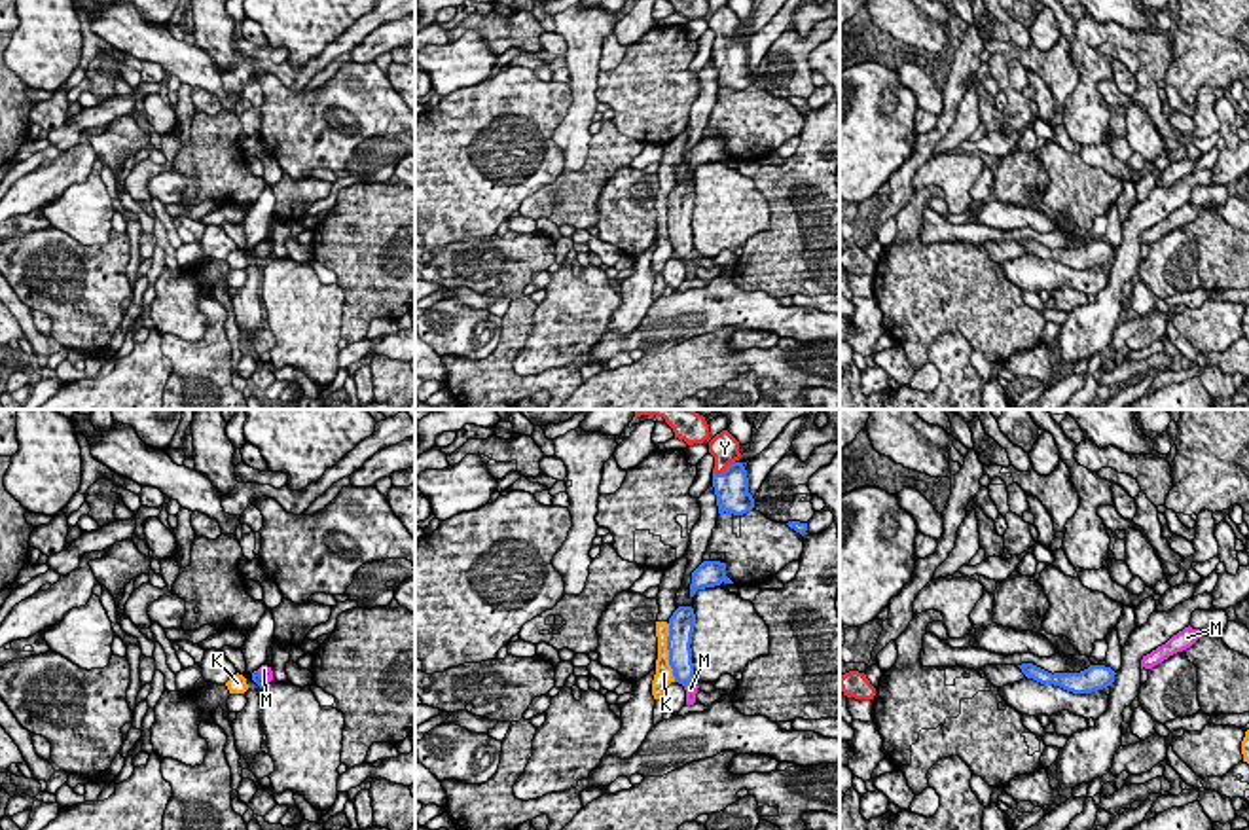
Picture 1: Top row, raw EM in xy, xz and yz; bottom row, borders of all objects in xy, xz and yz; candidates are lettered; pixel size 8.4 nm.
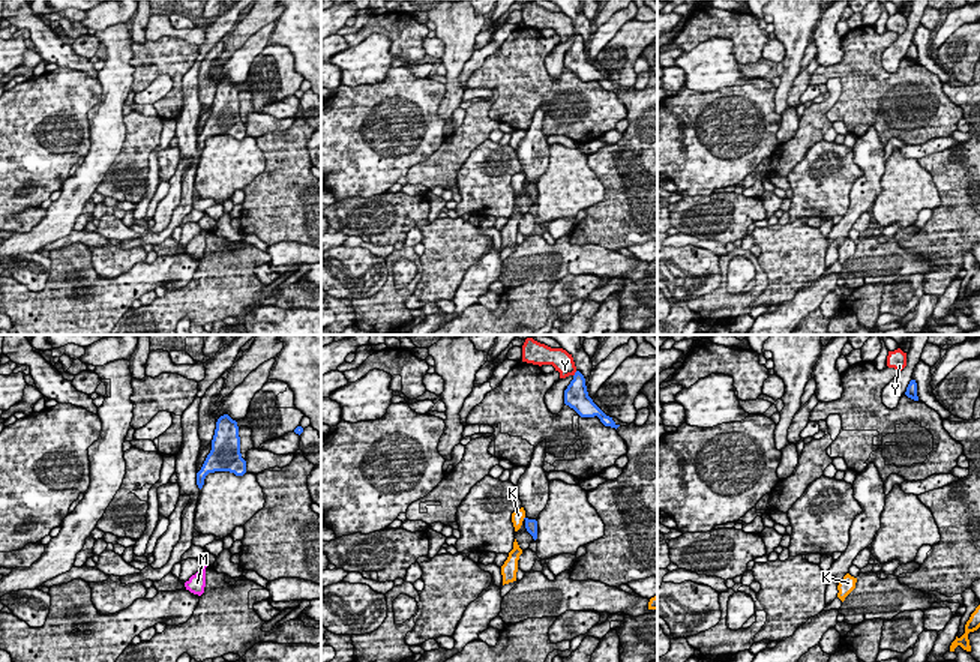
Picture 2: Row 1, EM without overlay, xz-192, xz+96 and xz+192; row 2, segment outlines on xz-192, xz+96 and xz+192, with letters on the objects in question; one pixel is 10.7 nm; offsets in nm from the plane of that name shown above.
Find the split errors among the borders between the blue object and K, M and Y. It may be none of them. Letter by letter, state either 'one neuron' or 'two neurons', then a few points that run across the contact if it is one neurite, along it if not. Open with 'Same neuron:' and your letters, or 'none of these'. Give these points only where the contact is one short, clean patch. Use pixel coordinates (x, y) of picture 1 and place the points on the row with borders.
Same neuron: M, Y
K: two neurons | xz (668, 624), (668, 664), (675, 681)
M: one neuron | xz (681, 654), (683, 673), (688, 683), (690, 688)
Y: one neuron | xz (732, 493), (730, 478), (724, 470), (724, 448)

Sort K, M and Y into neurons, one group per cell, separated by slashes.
K / M Y

